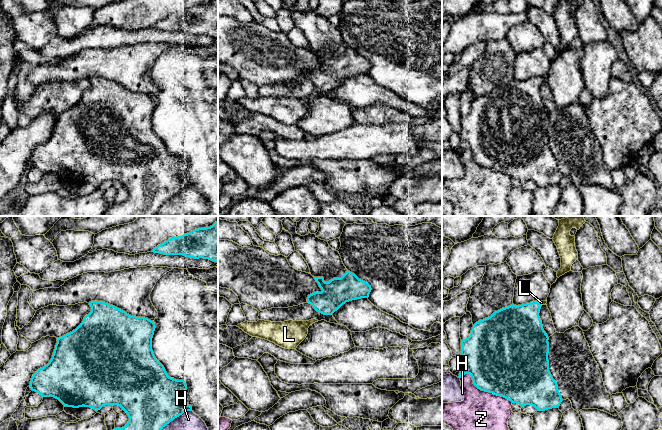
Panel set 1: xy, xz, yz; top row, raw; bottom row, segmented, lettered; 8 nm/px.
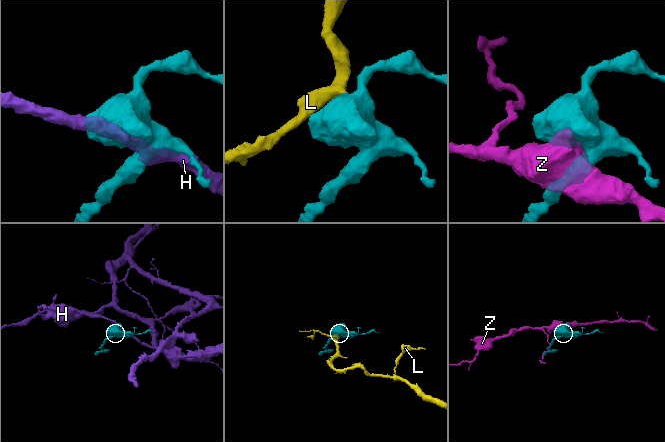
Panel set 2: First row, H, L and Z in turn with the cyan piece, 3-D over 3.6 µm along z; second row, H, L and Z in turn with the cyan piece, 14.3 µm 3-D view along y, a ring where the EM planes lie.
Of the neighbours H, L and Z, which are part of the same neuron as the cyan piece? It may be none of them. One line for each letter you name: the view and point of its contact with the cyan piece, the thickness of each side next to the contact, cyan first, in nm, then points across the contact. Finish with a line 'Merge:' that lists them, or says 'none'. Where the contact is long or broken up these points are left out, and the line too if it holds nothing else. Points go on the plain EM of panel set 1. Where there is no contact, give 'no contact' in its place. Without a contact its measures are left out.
L: contact yz (540, 80); calibres 360 and 30 nm; way yz (520, 104), (523, 96), (540, 80), (541, 78)
Merge: L

